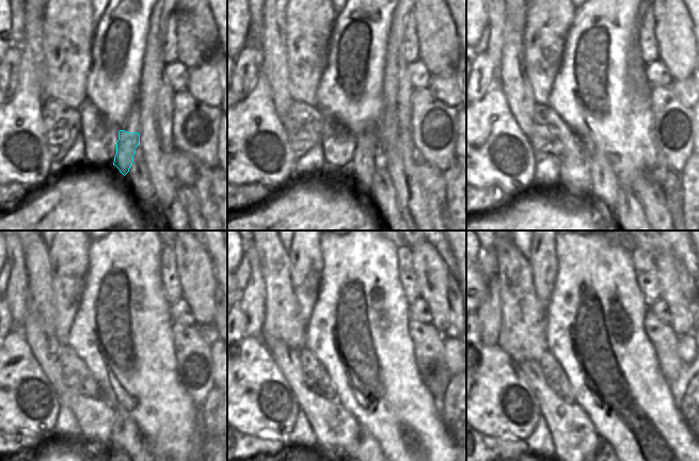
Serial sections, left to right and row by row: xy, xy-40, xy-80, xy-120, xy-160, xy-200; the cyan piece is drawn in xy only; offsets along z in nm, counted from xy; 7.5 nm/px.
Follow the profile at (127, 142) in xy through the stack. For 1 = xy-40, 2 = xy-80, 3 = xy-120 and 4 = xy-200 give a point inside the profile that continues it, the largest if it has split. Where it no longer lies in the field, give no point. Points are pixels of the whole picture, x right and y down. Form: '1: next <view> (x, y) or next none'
1: next xy-40 (362, 169)
2: next xy-80 (605, 186)
3: next xy-120 (126, 438)
4: next xy-200 (604, 447)

